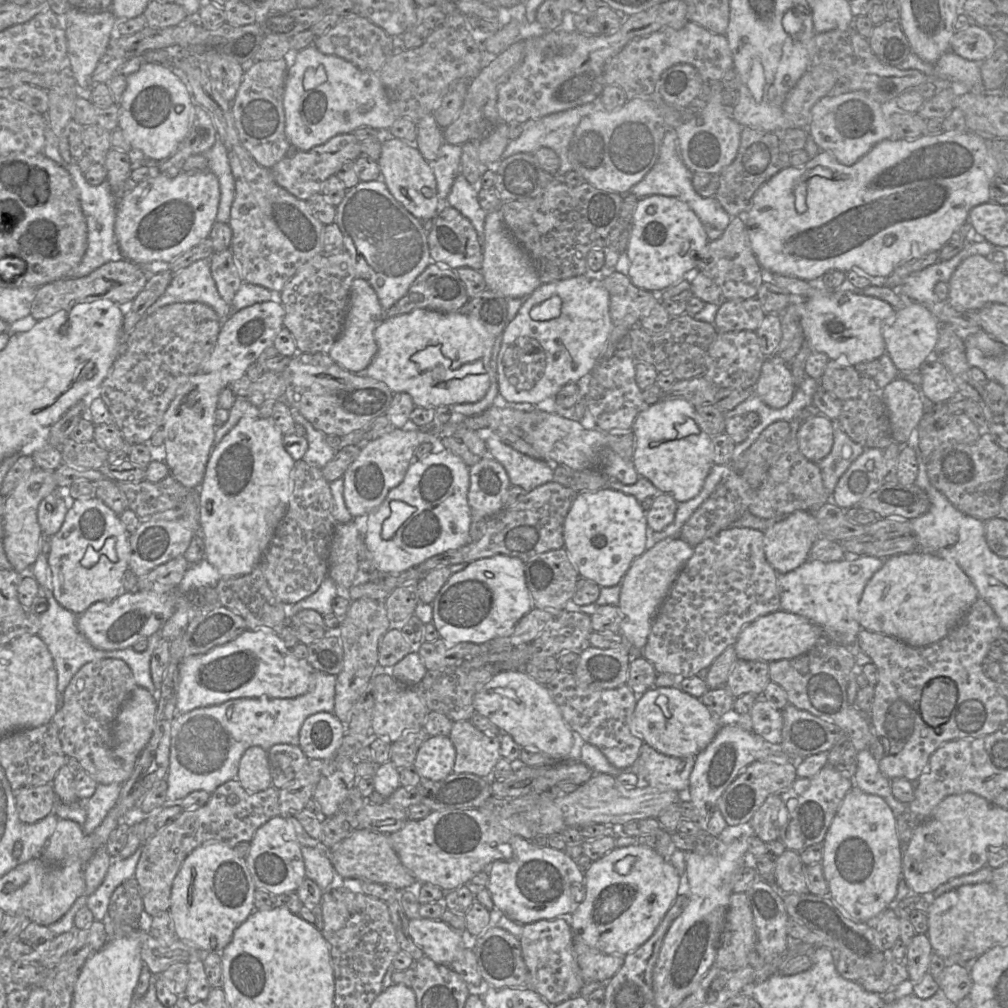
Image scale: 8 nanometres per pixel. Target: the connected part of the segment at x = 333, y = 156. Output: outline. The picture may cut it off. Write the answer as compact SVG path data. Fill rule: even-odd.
M353 133L337 134L309 151L298 150L292 158L285 156L270 169L270 172L279 186L296 198L306 201L313 194L321 193L323 182L336 175L346 161L355 161L360 154L359 140Z

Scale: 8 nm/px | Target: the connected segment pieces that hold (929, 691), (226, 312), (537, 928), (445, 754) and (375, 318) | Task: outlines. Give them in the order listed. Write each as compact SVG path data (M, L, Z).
M937 677L927 683L922 691L920 714L931 728L945 724L958 698L955 683L948 677Z
M209 259L197 260L174 274L163 295L146 311L151 315L164 306L174 303L199 302L210 306L222 324L232 314L231 305L220 296L211 274Z
M569 917L541 919L523 925L519 937L524 962L531 975L530 987L548 1004L559 1004L577 995L584 985L573 948Z
M428 736L418 750L414 767L420 777L439 781L453 772L455 759L456 750L450 736Z
M364 279L353 280L349 295L349 307L340 336L332 346L329 356L338 365L355 374L364 374L375 357L378 347L374 331L384 320L385 311L382 309L377 294Z

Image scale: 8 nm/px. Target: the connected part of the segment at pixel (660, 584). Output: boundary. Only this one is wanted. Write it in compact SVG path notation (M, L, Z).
M679 536L668 537L646 549L630 565L622 580L618 608L622 615L620 634L636 652L641 652L646 645L660 606L693 553L694 547Z

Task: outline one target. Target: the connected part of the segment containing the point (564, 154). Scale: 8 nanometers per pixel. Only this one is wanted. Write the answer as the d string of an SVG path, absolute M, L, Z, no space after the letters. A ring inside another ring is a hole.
M601 96L593 102L578 106L569 110L549 114L539 119L528 120L523 124L523 130L517 139L509 141L506 149L500 157L500 160L506 159L517 153L534 153L541 147L552 149L560 158L560 166L555 176L555 179L561 179L564 175L573 171L572 164L569 161L568 150L569 144L573 138L574 132L580 123L581 119L597 111L604 110Z

